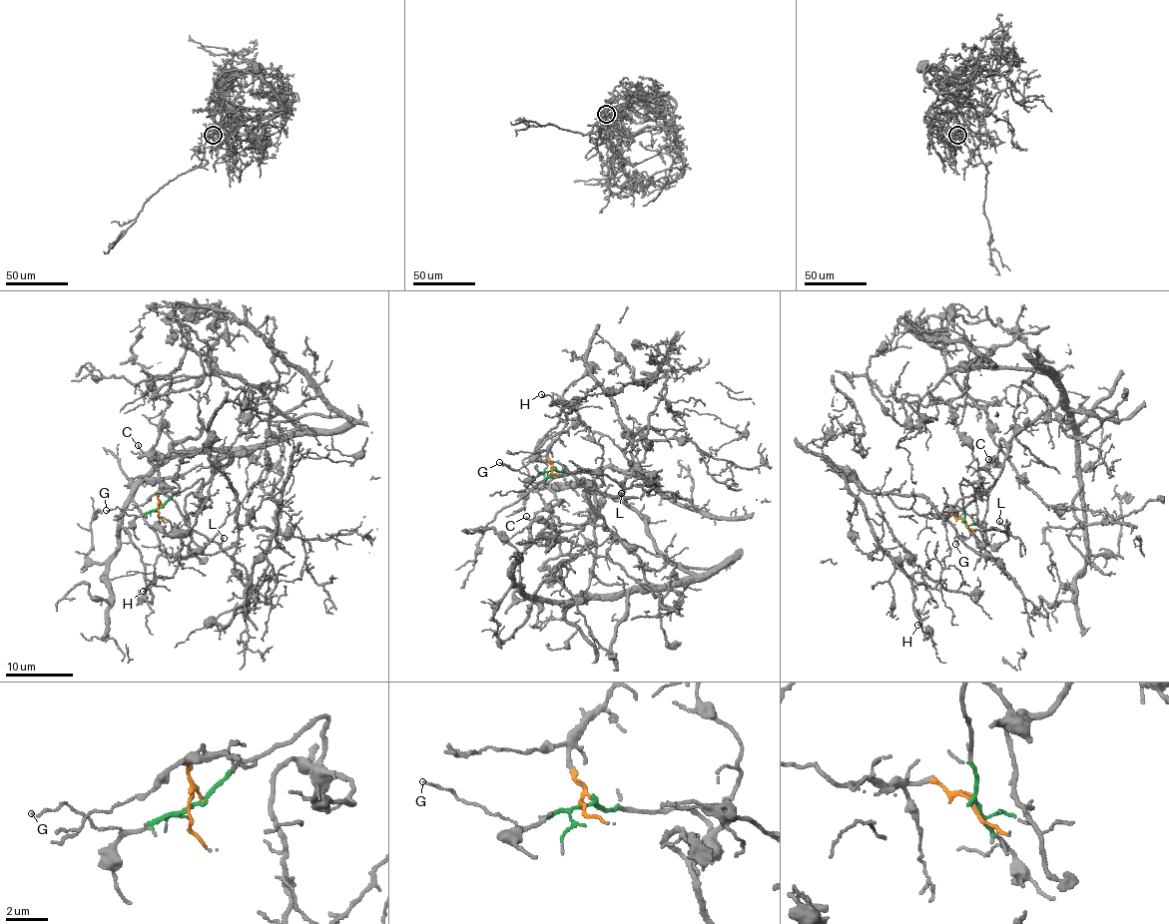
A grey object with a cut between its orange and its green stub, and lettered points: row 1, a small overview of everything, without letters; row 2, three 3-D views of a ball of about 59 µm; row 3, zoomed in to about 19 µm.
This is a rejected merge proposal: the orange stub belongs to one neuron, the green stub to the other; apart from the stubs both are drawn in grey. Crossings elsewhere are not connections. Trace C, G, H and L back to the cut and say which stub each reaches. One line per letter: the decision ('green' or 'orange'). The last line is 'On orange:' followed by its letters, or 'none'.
C: green
G: green
H: orange
L: green
On orange: H

